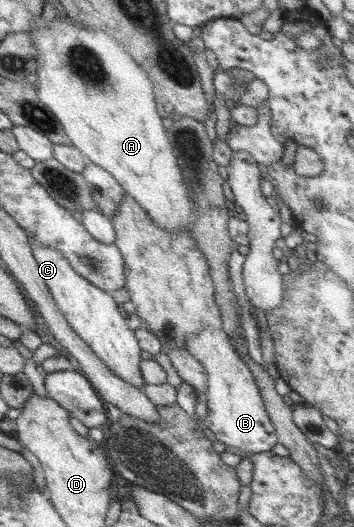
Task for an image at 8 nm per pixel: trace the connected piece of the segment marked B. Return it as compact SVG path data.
M205 327L198 335L191 335L187 339L186 351L206 370L208 413L203 425L215 441L247 453L270 452L277 443L275 429L266 413L253 373L235 350L229 335L223 329Z

